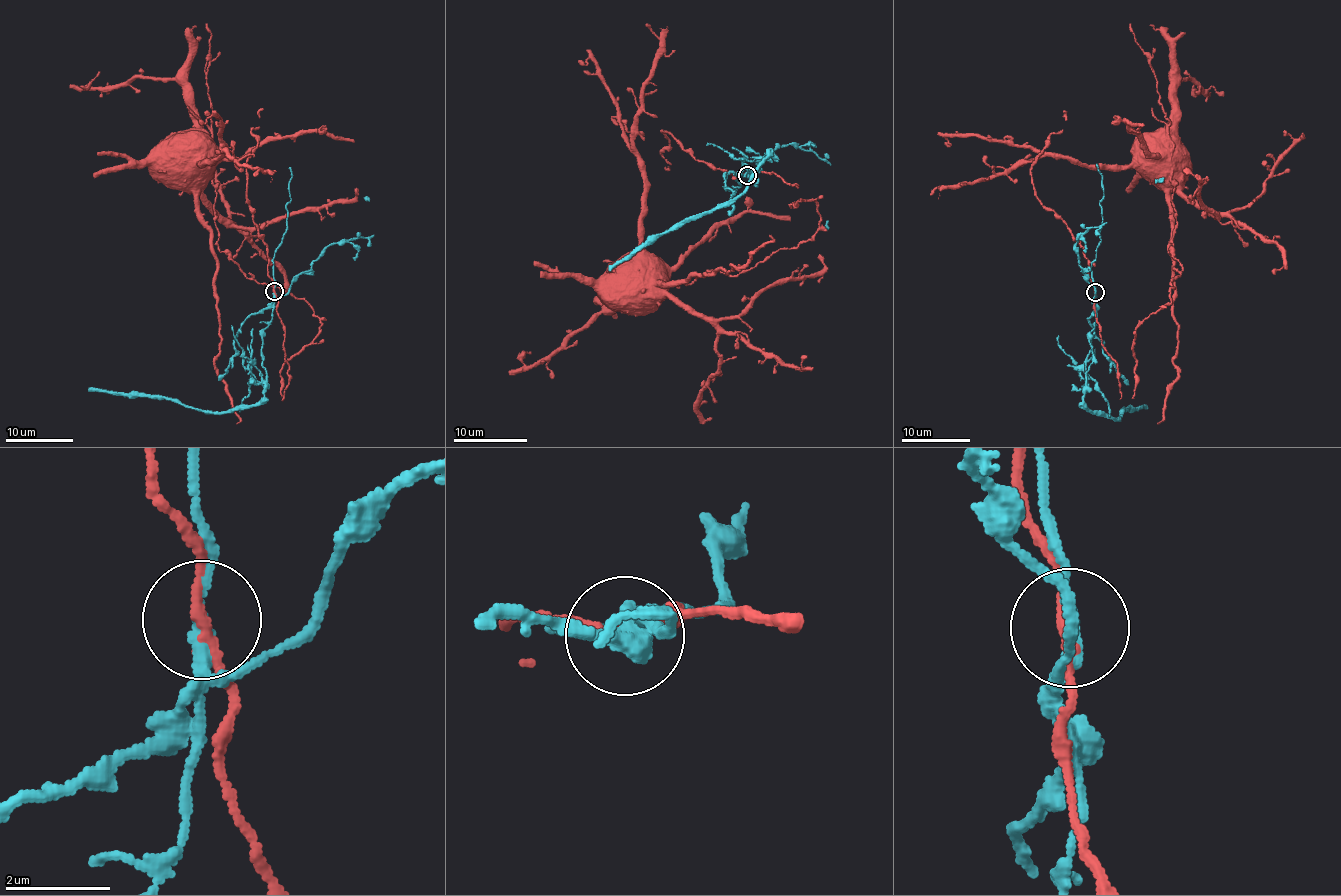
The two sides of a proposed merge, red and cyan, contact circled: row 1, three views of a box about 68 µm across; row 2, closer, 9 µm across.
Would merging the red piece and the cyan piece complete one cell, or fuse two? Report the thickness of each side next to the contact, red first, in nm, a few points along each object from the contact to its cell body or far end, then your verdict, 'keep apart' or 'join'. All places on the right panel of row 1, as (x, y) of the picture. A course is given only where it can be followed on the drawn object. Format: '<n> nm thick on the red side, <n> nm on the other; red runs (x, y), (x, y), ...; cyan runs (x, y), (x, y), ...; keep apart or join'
180 nm thick on the red side, 240 nm on the other; red runs (1095, 291), (1101, 345), (1131, 396), (1137, 326), (1183, 271), (1168, 191), (1137, 160), (1144, 143); cyan runs (1095, 291), (1092, 361), (1084, 402), (1114, 419), (1122, 410), (1148, 406); keep apart

